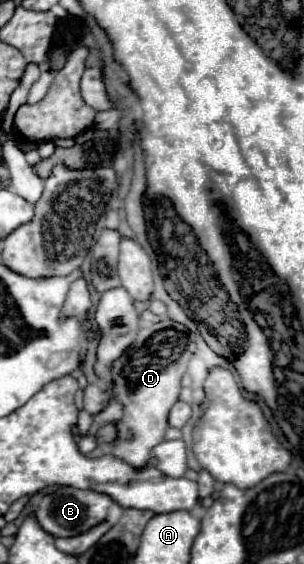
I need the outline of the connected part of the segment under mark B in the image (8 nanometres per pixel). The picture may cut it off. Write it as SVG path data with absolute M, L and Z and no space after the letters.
M60 488L54 494L42 498L40 508L36 512L38 524L52 536L78 536L94 528L96 524L106 520L106 512L112 506L112 498L94 490L78 490L78 488Z

